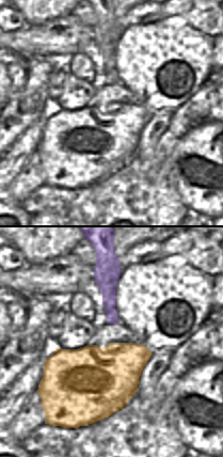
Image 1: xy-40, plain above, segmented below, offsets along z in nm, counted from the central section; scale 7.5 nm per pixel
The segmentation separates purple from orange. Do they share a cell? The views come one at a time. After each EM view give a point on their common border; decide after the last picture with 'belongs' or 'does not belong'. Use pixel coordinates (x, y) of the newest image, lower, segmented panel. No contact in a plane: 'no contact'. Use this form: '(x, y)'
no contact

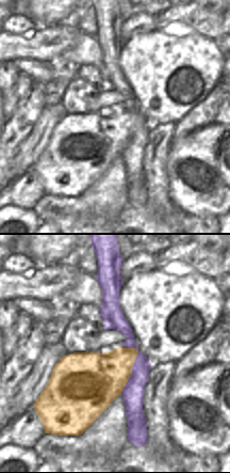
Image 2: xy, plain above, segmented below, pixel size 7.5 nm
(132, 371)

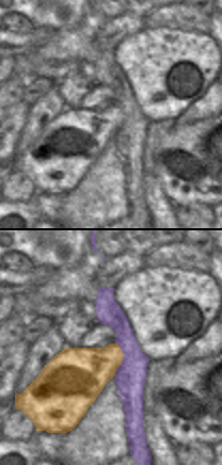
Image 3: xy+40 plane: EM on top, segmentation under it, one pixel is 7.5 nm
(123, 359)

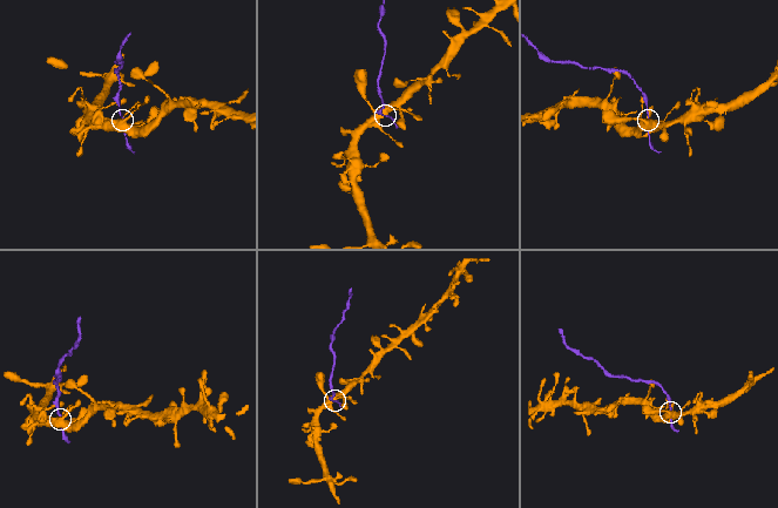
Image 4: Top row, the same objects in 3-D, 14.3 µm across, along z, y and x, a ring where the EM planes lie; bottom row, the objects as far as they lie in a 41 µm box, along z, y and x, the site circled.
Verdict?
does not belong

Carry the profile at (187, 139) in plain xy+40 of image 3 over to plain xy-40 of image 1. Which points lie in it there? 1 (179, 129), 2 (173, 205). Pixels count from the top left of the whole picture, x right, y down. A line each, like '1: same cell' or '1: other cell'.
1: other cell
2: other cell

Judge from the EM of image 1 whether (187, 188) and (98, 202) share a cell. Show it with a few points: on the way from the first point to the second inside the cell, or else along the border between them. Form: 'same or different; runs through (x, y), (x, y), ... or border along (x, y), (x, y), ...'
different; border along (172, 164), (176, 191), (189, 211)

